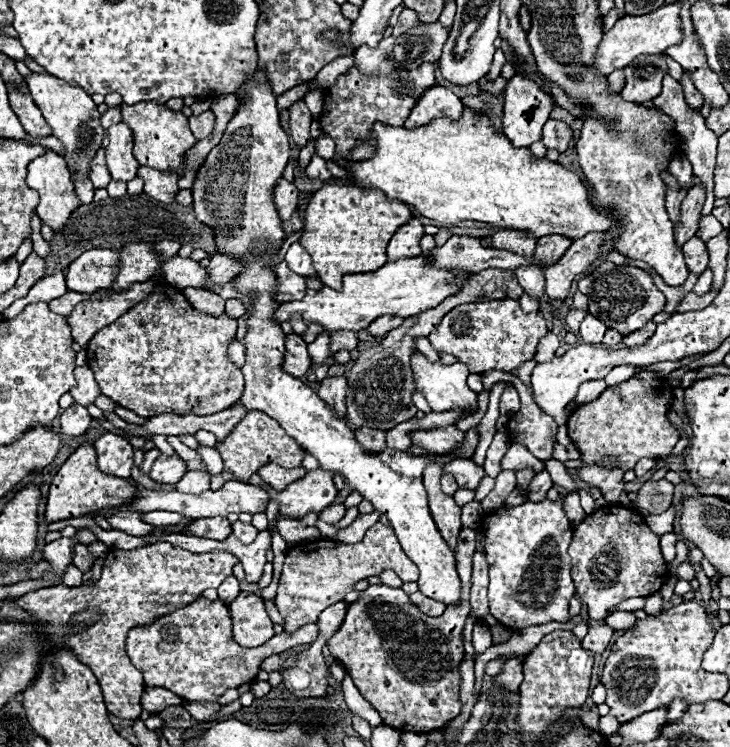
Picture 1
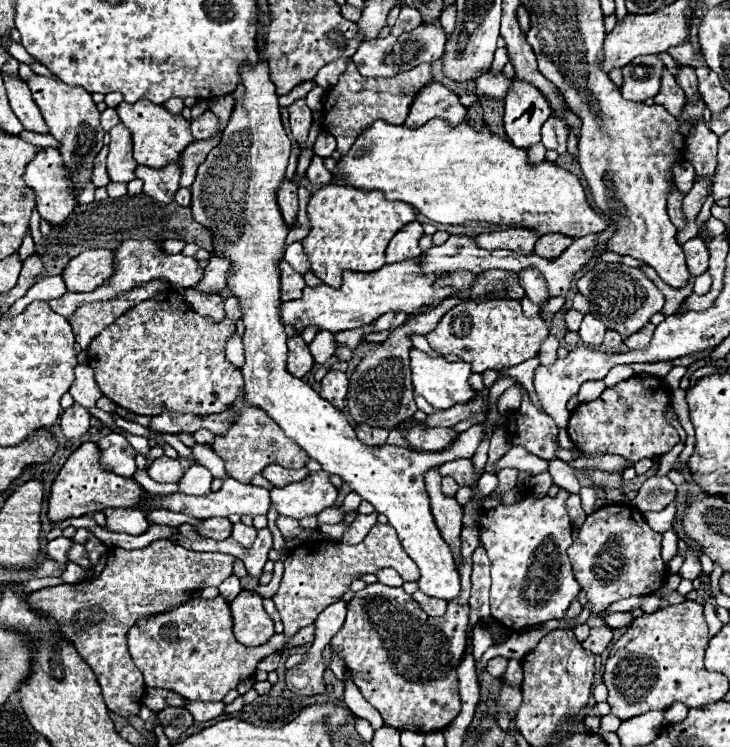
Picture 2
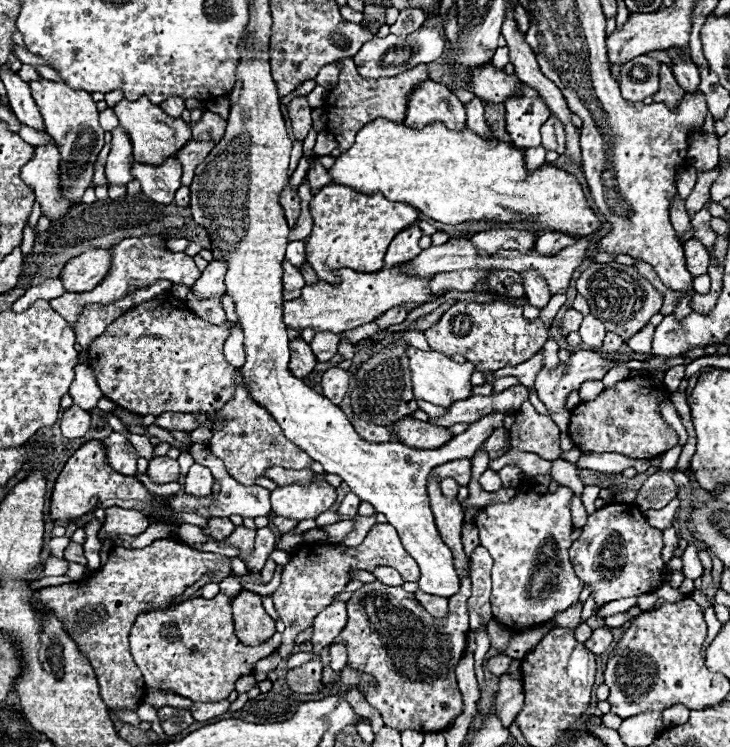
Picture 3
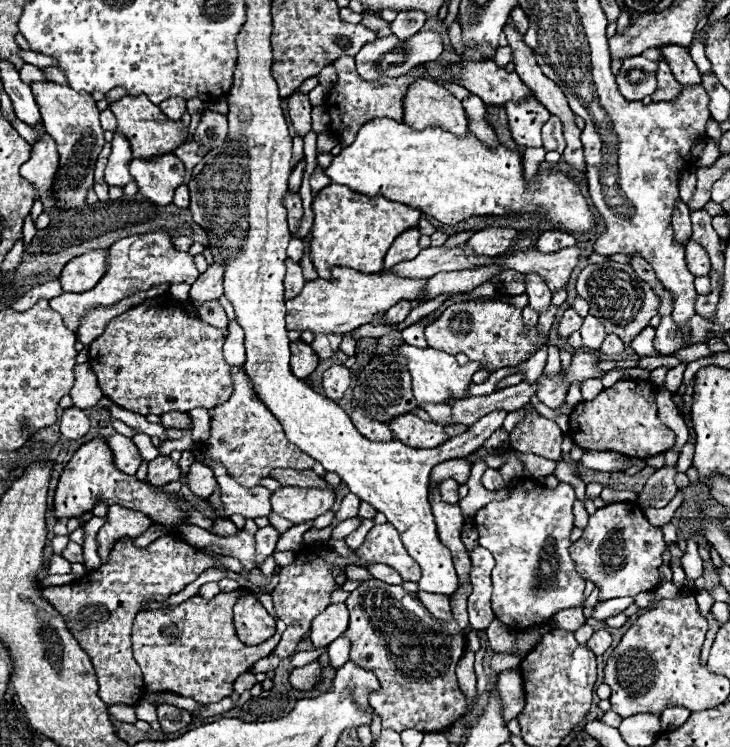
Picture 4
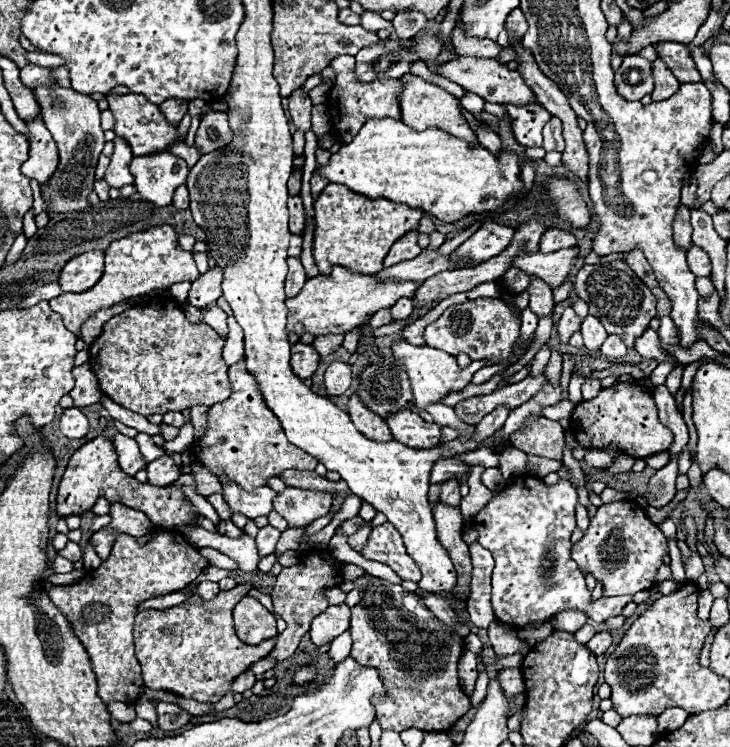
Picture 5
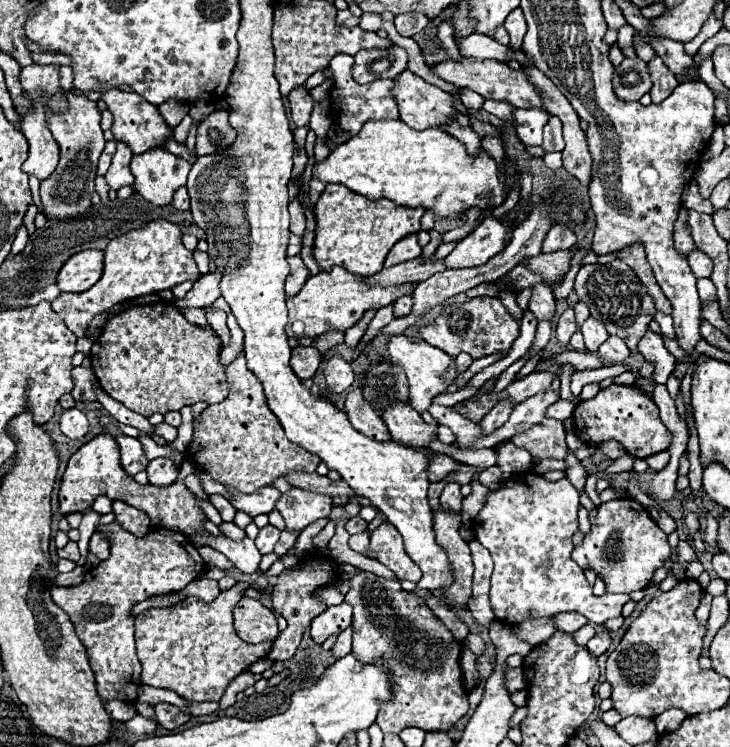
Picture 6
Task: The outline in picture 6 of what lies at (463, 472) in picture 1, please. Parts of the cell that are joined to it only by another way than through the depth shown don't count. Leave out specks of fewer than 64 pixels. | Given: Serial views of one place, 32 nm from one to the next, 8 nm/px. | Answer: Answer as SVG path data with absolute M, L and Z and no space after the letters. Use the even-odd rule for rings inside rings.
M436 454L430 458L430 464L428 464L428 480L430 482L440 482L448 476L448 472L456 470L458 462L452 460L450 456L446 454Z

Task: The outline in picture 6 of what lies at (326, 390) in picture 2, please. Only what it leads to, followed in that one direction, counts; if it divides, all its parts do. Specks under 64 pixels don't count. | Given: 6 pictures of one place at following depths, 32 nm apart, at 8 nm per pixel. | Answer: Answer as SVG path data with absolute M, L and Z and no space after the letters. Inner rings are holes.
M340 354L324 360L324 376L332 392L344 392L352 384L352 368Z

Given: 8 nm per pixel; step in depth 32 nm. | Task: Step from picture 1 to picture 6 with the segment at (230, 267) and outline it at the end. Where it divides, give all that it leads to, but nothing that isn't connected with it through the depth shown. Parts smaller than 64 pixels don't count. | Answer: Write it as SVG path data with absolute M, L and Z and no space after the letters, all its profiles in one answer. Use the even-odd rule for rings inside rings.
M208 272L200 280L196 280L194 288L180 300L174 300L174 306L178 308L180 314L184 314L190 308L204 308L210 306L212 302L218 300L220 290L218 290L218 272Z

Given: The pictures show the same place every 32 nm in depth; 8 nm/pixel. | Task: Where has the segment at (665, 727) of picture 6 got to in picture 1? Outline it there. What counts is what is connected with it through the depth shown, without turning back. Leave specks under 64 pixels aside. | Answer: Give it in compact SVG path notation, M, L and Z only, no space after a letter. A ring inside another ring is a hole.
M674 700L670 706L668 706L668 714L666 714L666 722L672 722L672 720L678 720L678 718L682 718L684 716L684 712L686 712L686 702L684 700Z

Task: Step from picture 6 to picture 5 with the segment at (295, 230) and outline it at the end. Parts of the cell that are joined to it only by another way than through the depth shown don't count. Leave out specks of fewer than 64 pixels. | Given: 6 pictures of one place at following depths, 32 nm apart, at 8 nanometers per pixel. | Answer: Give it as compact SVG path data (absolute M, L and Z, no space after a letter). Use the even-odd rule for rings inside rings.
M290 196L288 198L288 210L290 210L290 232L292 234L302 234L304 230L304 206L300 196Z

